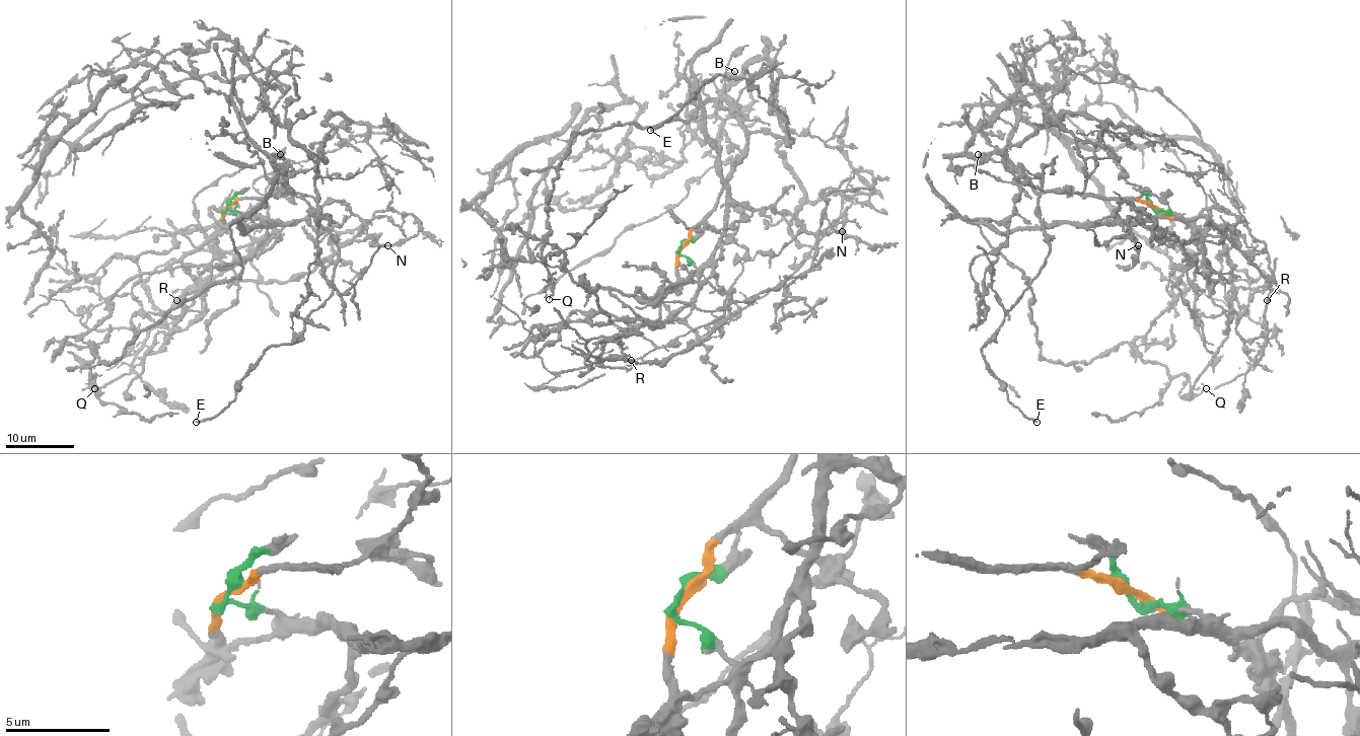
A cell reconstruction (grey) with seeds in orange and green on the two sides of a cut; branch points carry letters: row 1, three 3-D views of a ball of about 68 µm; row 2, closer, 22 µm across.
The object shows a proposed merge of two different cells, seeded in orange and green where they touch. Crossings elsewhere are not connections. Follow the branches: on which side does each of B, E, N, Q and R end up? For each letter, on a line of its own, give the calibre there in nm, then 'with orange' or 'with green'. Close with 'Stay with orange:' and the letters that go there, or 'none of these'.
B: 550 nm | with orange
E: 180 nm | with orange
N: 150 nm | with green
Q: 70 nm | with green
R: 320 nm | with green
Stay with orange: B, E

